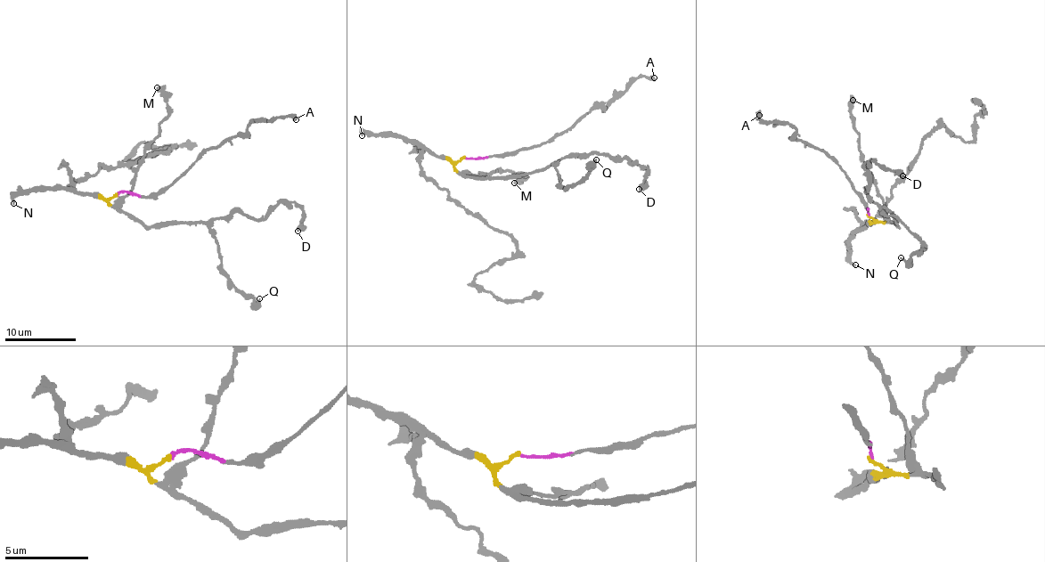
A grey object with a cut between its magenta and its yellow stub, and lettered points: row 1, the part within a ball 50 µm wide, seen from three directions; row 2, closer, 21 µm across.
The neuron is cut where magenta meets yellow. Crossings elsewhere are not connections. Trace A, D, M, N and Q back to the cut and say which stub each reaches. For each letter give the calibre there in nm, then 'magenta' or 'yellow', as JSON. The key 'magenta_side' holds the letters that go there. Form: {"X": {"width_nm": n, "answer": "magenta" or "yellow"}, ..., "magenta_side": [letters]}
{"A": {"width_nm": 460, "answer": "magenta"}, "D": {"width_nm": 360, "answer": "yellow"}, "M": {"width_nm": 500, "answer": "yellow"}, "N": {"width_nm": 190, "answer": "yellow"}, "Q": {"width_nm": 200, "answer": "yellow"}, "magenta_side": ["A"]}

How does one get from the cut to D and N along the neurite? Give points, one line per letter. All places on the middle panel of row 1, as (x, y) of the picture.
D: (464, 157), (455, 168), (485, 178), (534, 174), (567, 157), (594, 153), (629, 158), (647, 169), (639, 189)
N: (464, 157), (459, 160), (448, 161), (432, 155), (412, 141), (368, 134), (362, 135)

